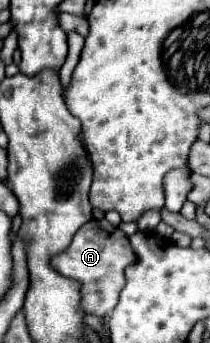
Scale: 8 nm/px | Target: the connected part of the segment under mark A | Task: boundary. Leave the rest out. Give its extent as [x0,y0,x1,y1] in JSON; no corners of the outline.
[51,219,135,317]

